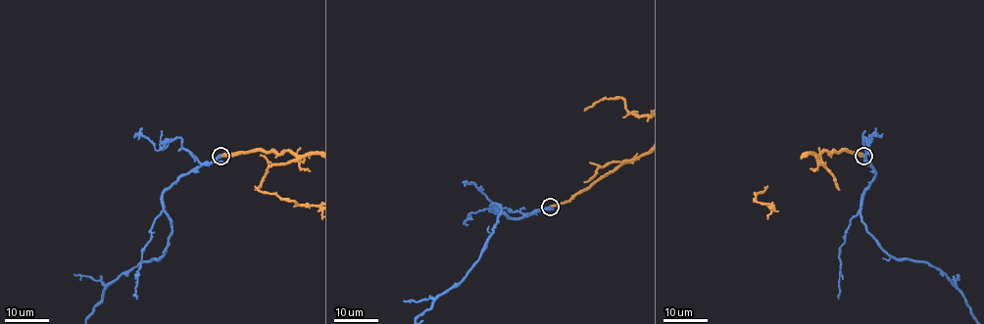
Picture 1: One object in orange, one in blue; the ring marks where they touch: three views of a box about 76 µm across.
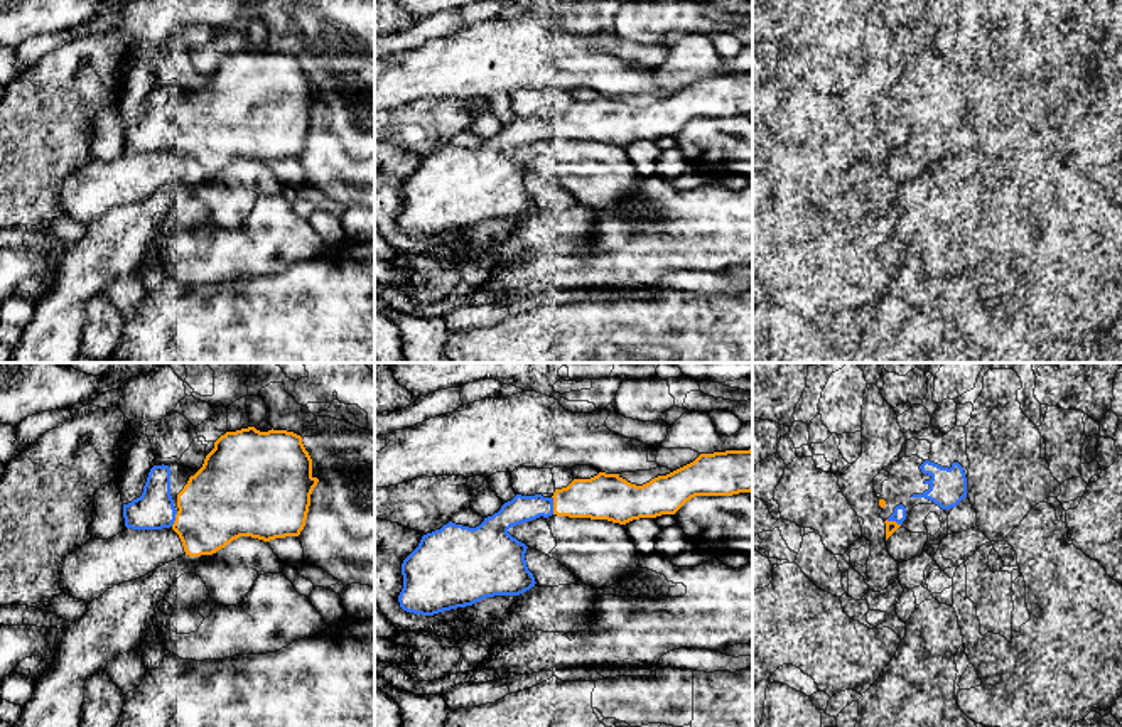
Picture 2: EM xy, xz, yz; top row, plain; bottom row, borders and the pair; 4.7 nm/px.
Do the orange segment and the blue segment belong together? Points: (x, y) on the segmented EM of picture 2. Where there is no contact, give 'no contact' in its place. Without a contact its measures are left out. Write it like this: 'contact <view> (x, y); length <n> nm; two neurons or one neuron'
contact xz (554, 505); length 90 nm; one neuron

